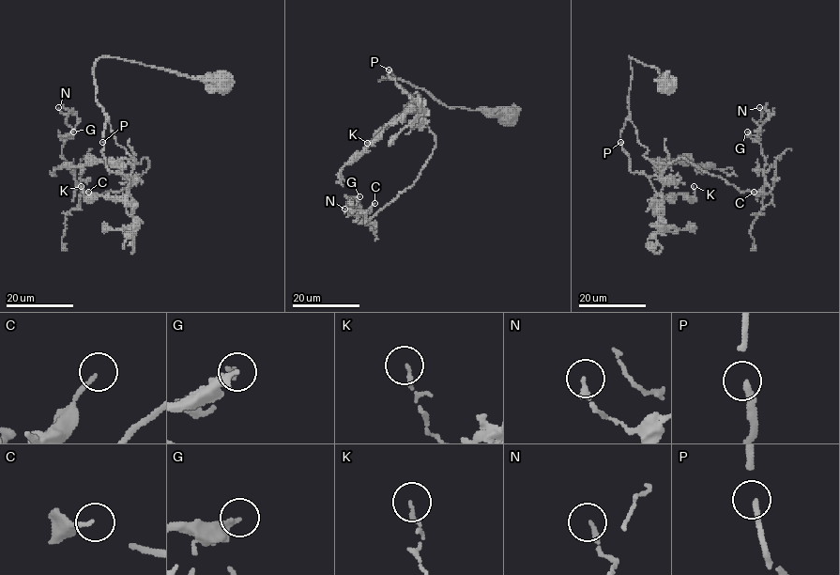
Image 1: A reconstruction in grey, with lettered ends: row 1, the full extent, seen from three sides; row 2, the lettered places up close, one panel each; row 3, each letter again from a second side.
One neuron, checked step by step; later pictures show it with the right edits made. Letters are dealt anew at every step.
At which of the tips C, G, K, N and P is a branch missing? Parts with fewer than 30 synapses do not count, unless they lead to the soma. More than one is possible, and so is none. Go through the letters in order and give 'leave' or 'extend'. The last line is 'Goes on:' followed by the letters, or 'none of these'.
C: leave
G: leave
K: leave
N: leave
P: leave
Goes on: none of these

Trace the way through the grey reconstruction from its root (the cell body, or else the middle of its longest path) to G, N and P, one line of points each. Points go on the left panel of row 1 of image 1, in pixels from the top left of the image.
G: (223, 84), (95, 62), (96, 101), (115, 142), (149, 163), (118, 192), (82, 190), (62, 154), (73, 132)
N: (223, 84), (100, 56), (96, 101), (149, 165), (99, 194), (63, 158), (73, 130), (58, 107)
P: (223, 84), (100, 56), (93, 67), (96, 101), (115, 142), (135, 160), (129, 176), (109, 171), (102, 142)

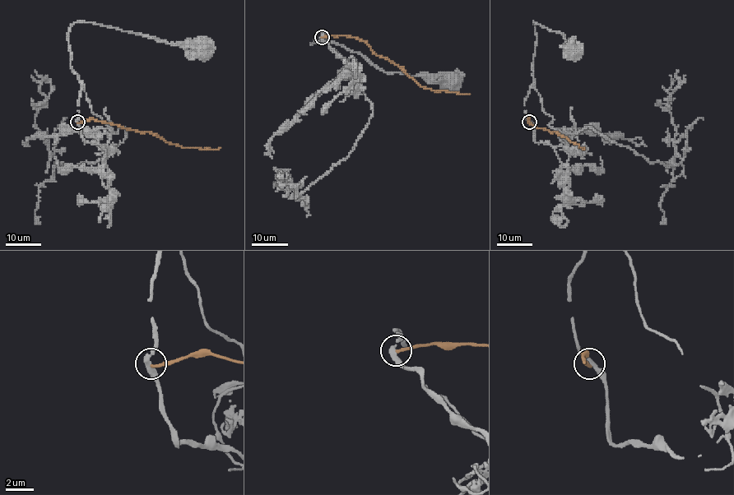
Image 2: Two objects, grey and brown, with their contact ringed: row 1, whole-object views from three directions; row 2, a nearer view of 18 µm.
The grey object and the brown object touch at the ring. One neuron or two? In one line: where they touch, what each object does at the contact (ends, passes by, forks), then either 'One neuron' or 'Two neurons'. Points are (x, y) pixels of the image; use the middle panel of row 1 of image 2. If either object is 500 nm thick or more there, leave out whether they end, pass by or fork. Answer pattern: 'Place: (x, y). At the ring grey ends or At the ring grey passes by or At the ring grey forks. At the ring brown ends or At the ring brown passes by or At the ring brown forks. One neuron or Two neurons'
Place: (322, 37). At the ring grey passes by. At the ring brown ends. Two neurons

